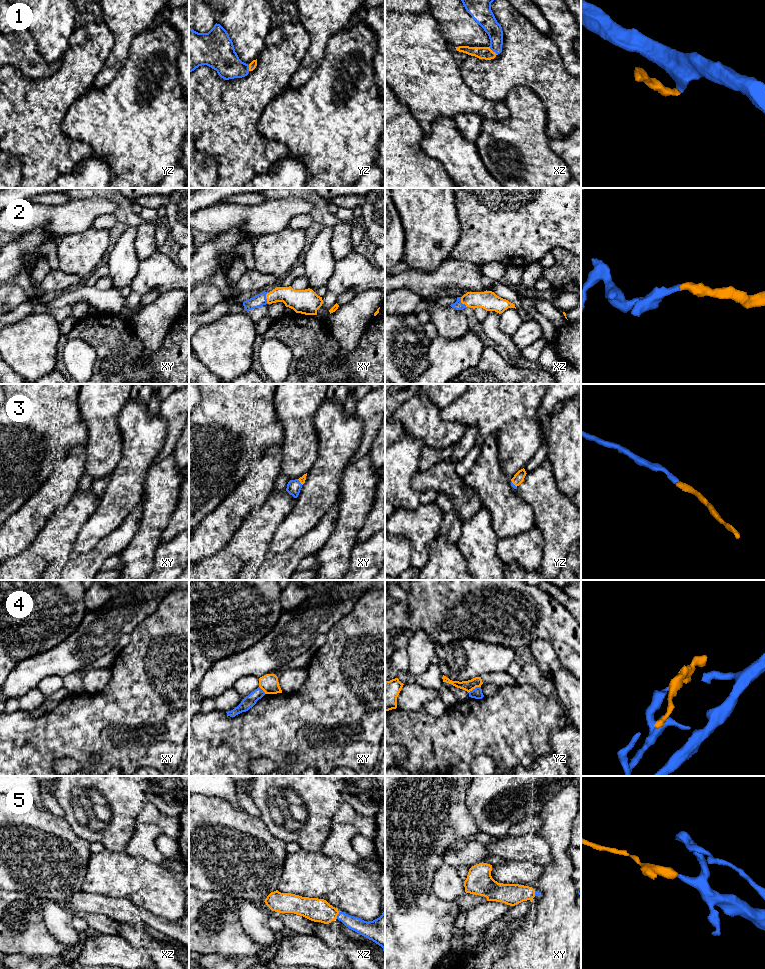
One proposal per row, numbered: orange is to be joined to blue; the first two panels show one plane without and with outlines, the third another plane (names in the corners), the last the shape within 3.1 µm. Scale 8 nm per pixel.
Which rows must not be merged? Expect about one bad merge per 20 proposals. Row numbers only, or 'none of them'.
4

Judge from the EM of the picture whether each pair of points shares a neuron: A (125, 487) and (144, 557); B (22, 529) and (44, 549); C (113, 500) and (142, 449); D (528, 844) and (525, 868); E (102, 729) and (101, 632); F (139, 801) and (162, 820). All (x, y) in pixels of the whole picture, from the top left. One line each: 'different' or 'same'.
A: different
B: different
C: same
D: different
E: different
F: different

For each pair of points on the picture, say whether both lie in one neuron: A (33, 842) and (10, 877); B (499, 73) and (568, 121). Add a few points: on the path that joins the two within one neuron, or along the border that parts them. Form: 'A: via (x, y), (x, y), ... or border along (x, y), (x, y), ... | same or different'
A: via (24, 851), (10, 865), (10, 868) | same
B: via (518, 73), (525, 73), (555, 102) | same

